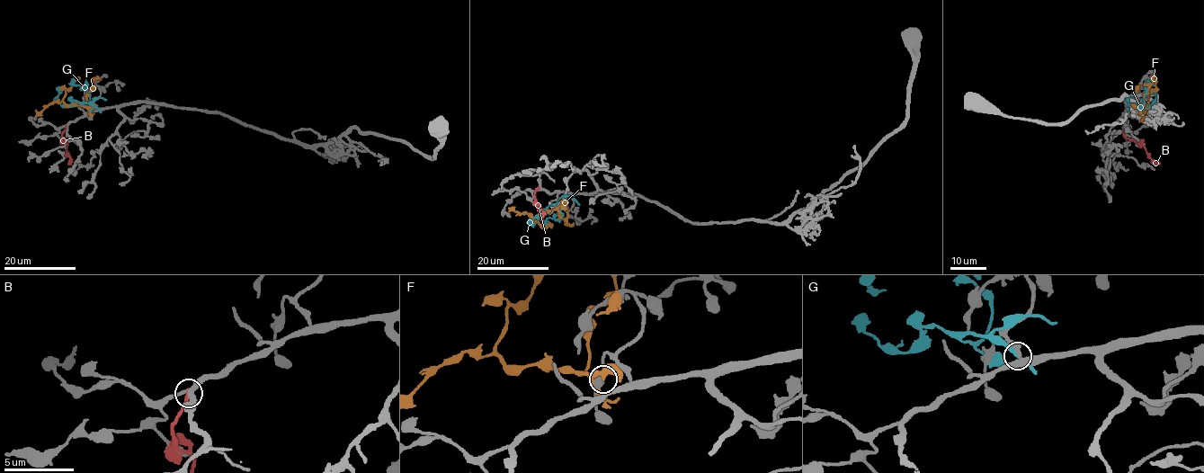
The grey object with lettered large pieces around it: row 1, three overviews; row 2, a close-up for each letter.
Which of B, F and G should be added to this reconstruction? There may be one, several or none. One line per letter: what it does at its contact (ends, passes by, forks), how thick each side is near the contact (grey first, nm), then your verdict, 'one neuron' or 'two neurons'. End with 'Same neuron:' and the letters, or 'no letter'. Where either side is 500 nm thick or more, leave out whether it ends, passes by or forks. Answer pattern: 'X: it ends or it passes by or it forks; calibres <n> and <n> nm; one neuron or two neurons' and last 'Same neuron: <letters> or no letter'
B: it ends; calibres 320 and 280 nm; two neurons
F: it passes by; calibres 440 and 340 nm; two neurons
G: it passes by; calibres 280 and 260 nm; two neurons
Same neuron: no letter

